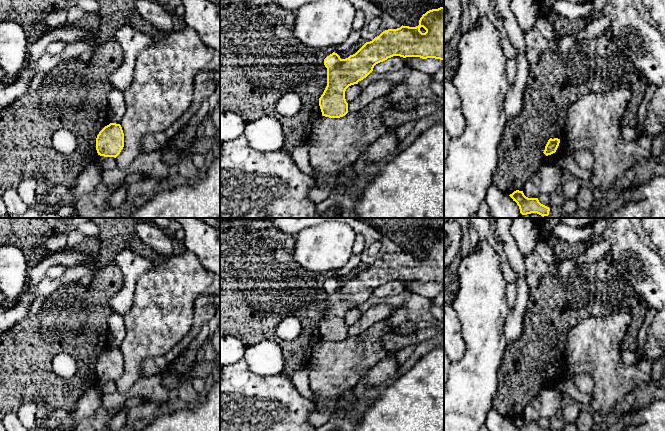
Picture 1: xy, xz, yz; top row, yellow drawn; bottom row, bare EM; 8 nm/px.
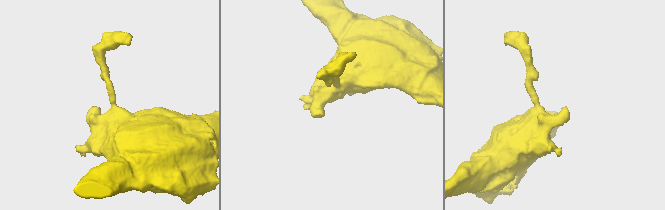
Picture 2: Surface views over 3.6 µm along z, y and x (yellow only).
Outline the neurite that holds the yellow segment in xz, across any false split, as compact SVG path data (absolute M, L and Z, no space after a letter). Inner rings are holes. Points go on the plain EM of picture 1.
M444 231L427 235L416 251L383 255L346 283L333 276L324 283L327 310L319 322L322 340L340 342L348 337L346 313L366 302L376 288L393 280L444 284Z

